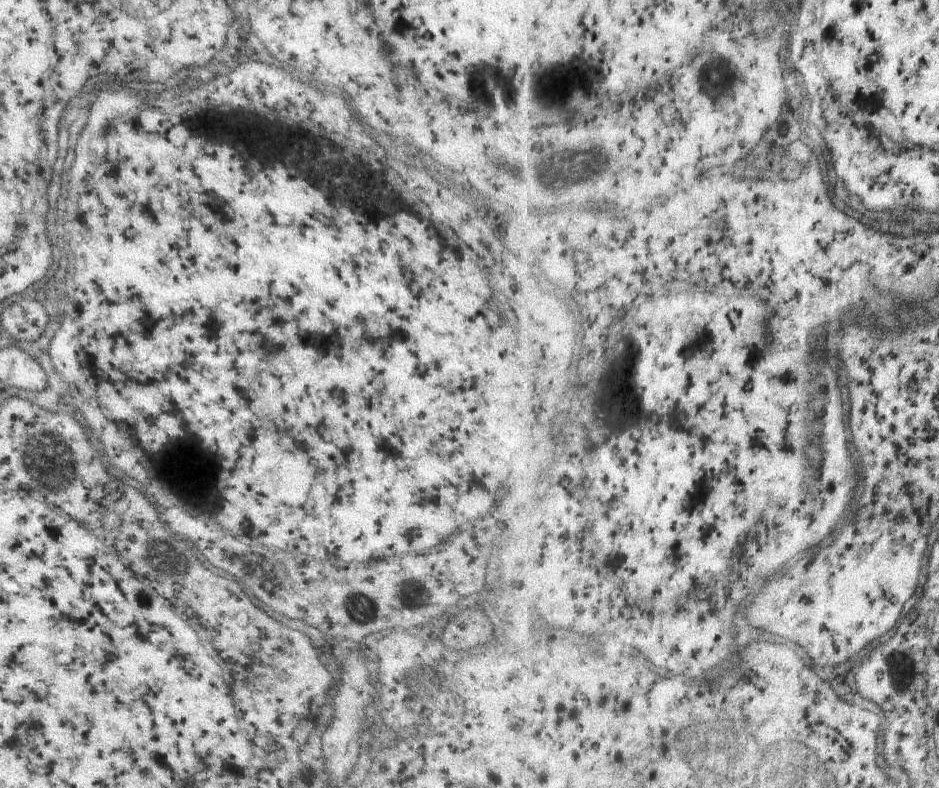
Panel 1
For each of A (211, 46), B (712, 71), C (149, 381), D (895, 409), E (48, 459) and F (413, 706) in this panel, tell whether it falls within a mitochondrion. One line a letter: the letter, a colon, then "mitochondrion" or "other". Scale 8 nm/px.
A: mitochondrion
B: mitochondrion
C: other
D: other
E: mitochondrion
F: mitochondrion

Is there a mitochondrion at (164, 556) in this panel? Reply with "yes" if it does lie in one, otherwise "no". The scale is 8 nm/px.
yes

